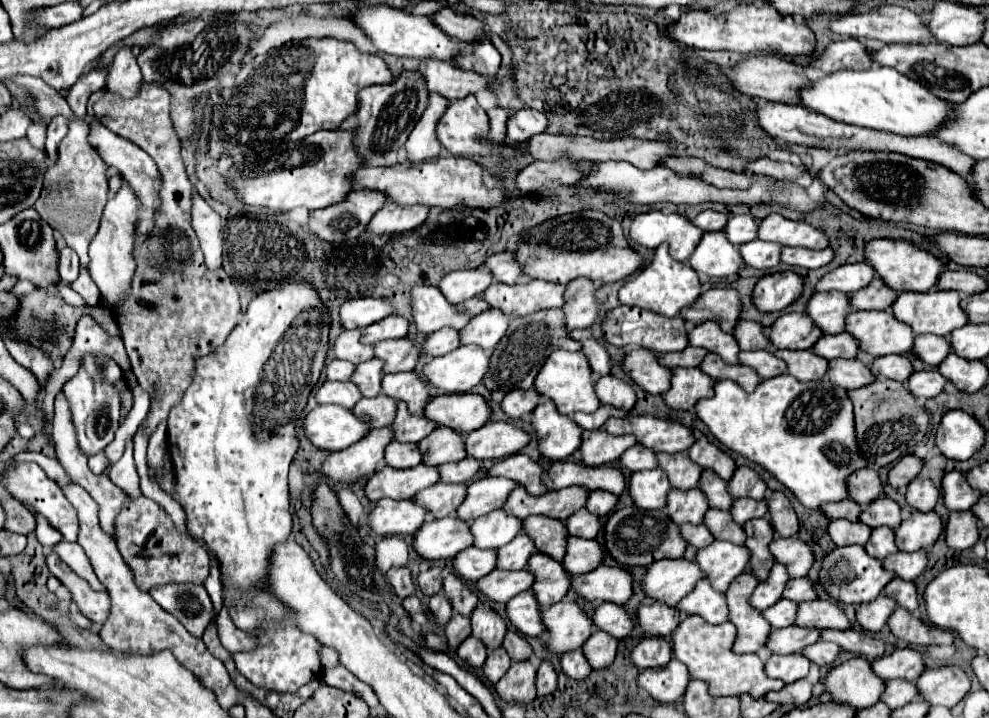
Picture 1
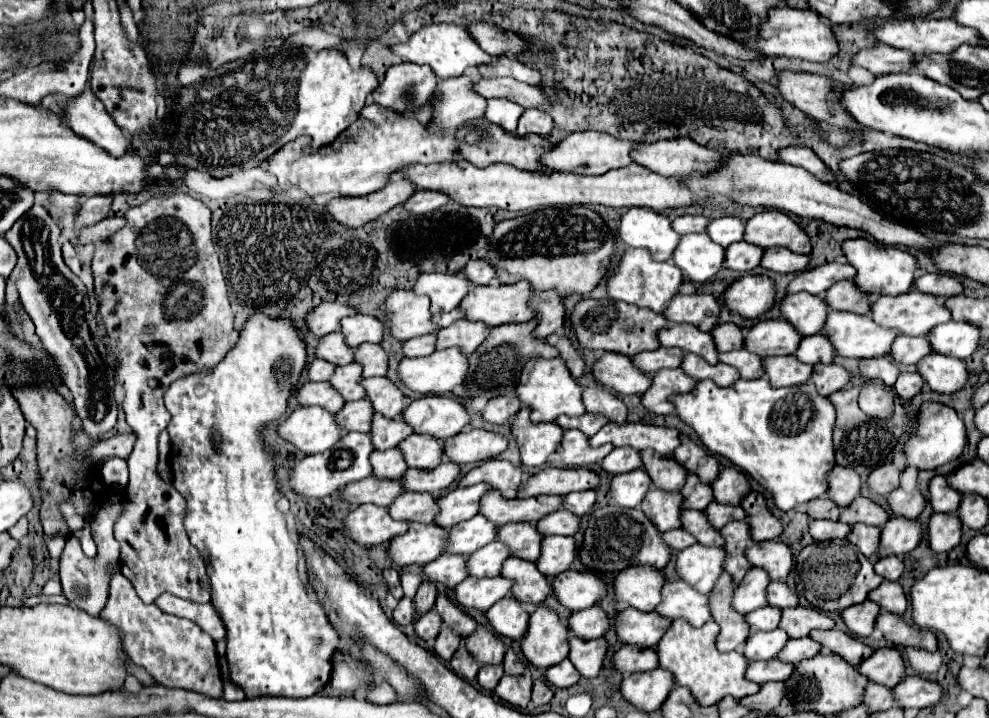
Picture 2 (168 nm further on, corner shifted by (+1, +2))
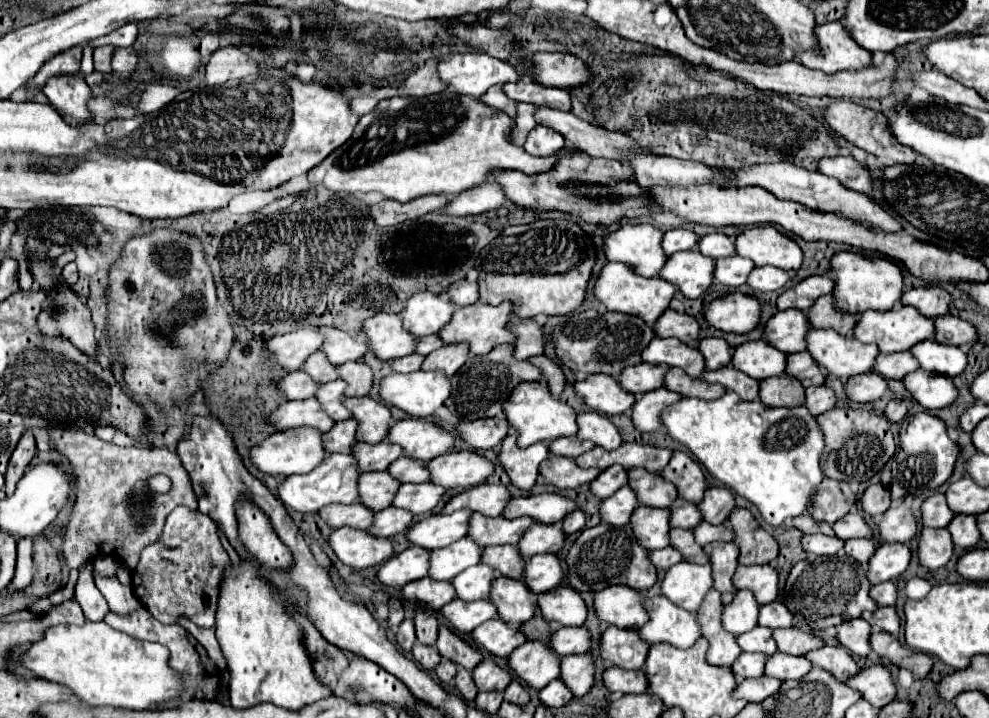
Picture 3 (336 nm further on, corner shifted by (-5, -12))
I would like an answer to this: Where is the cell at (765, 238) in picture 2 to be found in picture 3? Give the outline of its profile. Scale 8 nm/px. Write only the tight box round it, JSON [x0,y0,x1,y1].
[736,226,802,270]

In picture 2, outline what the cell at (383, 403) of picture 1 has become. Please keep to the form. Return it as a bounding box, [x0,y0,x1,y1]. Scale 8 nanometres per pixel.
[336,398,372,432]

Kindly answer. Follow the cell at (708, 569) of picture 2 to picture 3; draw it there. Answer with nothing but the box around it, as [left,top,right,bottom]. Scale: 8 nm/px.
[660,562,712,612]

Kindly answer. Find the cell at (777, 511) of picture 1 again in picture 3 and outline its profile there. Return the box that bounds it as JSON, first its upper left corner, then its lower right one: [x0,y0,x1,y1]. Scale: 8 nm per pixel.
[728,508,778,564]

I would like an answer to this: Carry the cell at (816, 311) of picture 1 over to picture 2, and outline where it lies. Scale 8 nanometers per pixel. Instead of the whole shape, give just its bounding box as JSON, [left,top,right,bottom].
[782,292,828,336]

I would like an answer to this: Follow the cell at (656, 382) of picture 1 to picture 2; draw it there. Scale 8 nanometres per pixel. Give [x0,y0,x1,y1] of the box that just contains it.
[592,352,652,394]

